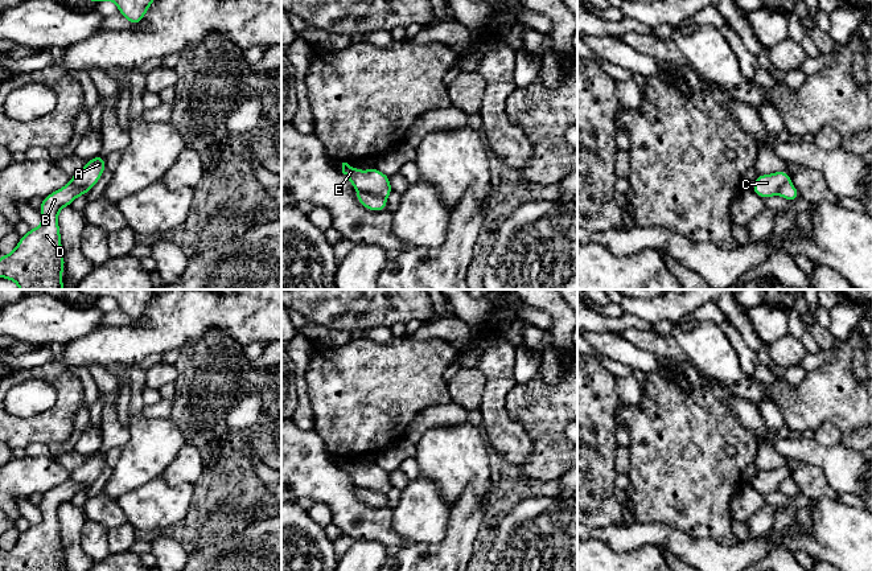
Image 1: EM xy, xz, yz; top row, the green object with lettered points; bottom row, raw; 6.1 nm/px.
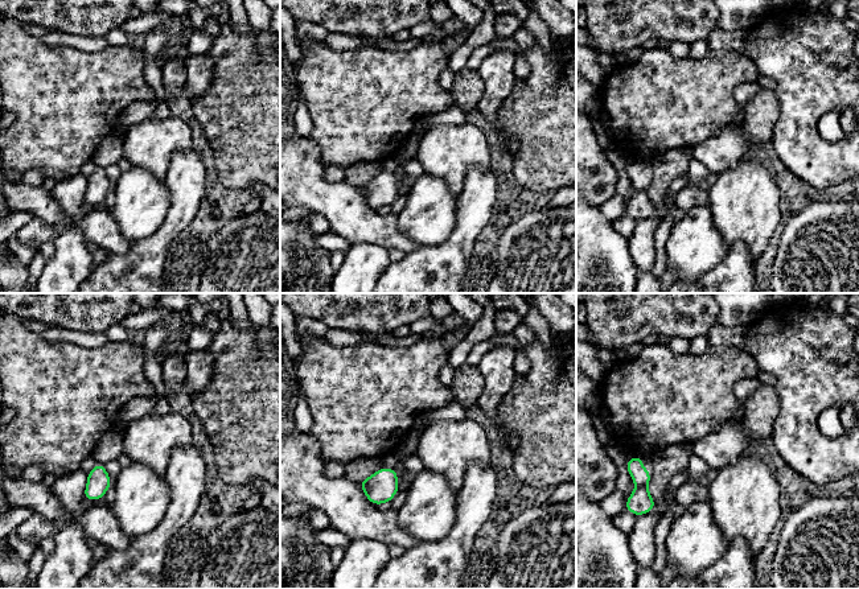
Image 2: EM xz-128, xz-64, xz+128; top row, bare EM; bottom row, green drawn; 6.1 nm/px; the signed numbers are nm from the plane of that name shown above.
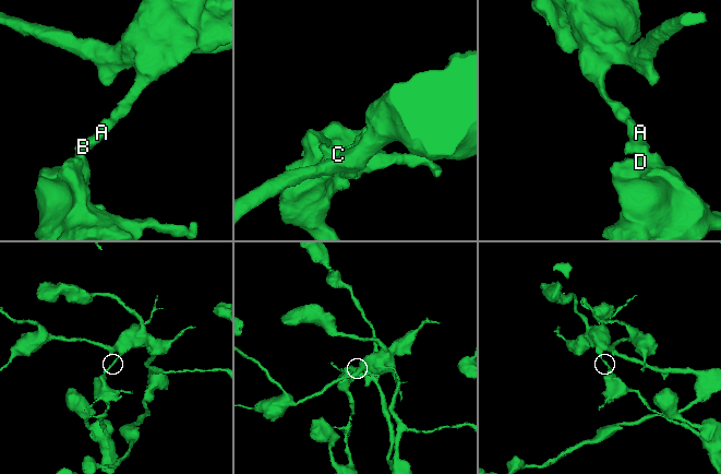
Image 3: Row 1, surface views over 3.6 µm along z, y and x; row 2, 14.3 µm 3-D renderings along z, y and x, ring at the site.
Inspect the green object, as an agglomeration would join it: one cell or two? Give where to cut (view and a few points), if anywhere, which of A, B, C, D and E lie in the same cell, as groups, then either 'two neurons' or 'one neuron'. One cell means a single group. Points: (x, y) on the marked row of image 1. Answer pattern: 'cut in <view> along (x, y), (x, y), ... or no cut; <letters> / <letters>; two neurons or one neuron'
cut in xz along (358, 189), (385, 198); A C E / B D; two neurons

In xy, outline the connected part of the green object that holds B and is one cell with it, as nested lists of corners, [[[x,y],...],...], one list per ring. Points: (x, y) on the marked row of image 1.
[[[67,184],[44,197],[38,209],[42,223],[20,237],[11,254],[0,255],[0,278],[16,282],[20,289],[63,289],[58,213],[83,194],[83,188]]]

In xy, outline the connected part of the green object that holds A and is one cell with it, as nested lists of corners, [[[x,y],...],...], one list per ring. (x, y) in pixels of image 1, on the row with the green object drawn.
[[[98,155],[89,160],[83,169],[71,176],[70,184],[74,186],[83,188],[87,193],[99,181],[104,169],[106,157]]]

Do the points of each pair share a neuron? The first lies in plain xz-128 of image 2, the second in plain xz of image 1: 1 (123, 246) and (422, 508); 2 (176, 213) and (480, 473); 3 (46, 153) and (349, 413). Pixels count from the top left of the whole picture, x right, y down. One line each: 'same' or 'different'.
1: different
2: different
3: same

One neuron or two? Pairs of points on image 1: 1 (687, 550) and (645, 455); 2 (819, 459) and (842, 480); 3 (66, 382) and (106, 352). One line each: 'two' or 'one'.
1: two
2: one
3: two

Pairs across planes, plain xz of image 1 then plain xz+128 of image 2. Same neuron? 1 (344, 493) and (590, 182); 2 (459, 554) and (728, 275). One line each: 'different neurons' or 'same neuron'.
1: same neuron
2: same neuron

